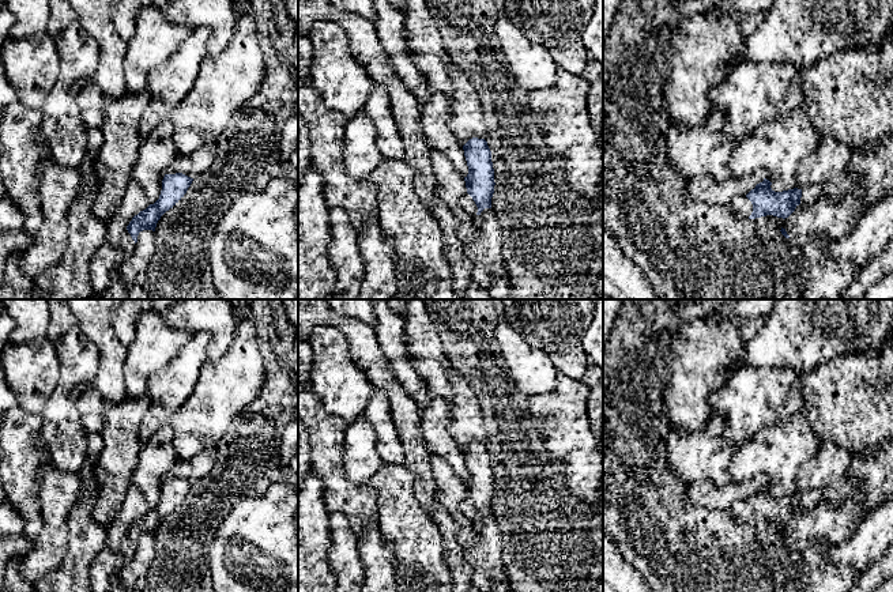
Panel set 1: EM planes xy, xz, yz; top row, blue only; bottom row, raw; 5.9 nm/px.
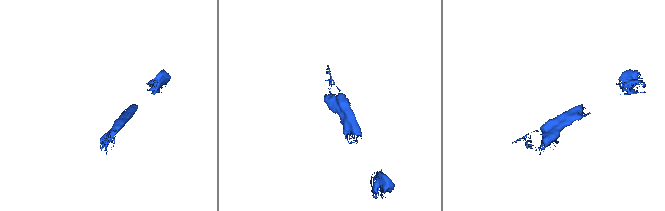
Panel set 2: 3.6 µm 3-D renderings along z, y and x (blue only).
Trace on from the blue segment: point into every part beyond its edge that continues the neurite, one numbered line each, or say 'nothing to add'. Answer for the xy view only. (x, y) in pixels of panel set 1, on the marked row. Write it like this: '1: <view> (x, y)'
nothing to add

